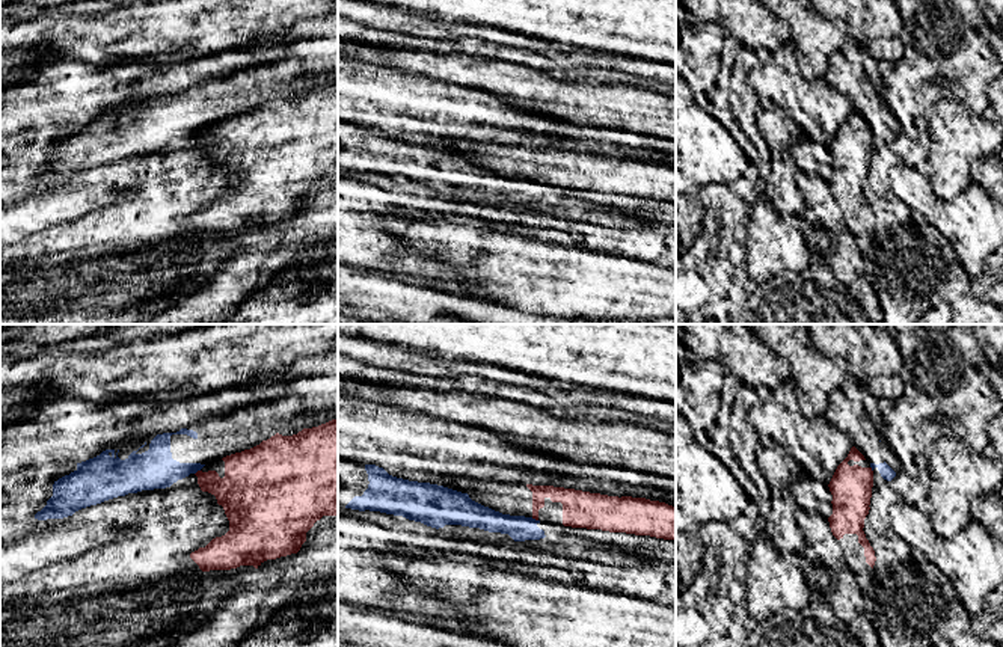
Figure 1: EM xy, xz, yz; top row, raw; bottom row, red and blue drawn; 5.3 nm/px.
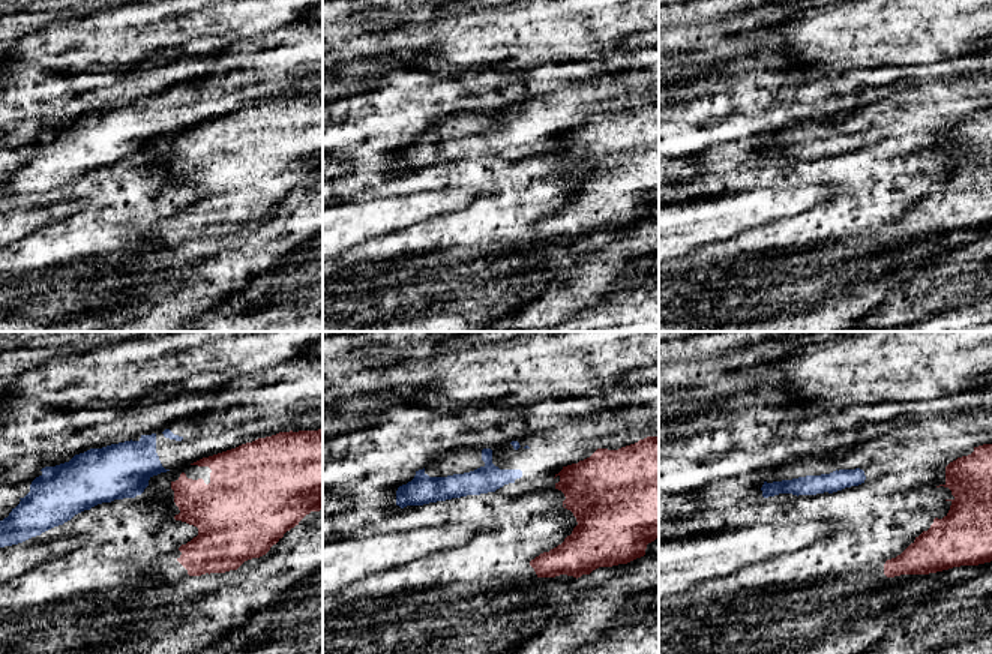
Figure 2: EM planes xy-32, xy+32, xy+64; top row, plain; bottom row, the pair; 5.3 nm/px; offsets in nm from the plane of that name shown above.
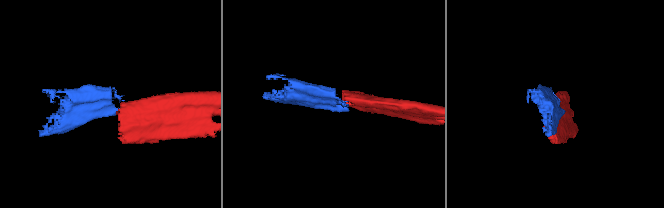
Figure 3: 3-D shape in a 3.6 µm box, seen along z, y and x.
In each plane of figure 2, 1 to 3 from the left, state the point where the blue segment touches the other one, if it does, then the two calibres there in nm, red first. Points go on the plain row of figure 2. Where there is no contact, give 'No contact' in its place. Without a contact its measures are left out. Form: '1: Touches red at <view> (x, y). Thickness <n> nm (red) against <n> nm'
1: No contact
2: No contact
3: No contact

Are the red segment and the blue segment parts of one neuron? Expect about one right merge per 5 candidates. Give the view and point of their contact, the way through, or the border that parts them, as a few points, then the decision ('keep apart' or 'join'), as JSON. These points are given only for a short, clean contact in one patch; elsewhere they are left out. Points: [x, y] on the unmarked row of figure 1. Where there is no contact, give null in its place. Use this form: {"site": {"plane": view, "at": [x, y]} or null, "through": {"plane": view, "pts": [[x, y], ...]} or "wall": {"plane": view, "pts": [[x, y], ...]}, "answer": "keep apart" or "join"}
{"site": {"plane": "xz", "at": [534, 180]}, "wall": {"plane": "xz", "pts": [[531, 180], [537, 183]]}, "answer": "keep apart"}

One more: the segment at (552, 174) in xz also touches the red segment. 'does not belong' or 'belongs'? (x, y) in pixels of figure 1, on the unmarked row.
belongs

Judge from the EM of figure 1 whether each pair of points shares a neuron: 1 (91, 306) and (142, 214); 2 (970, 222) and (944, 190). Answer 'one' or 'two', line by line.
1: one
2: two

